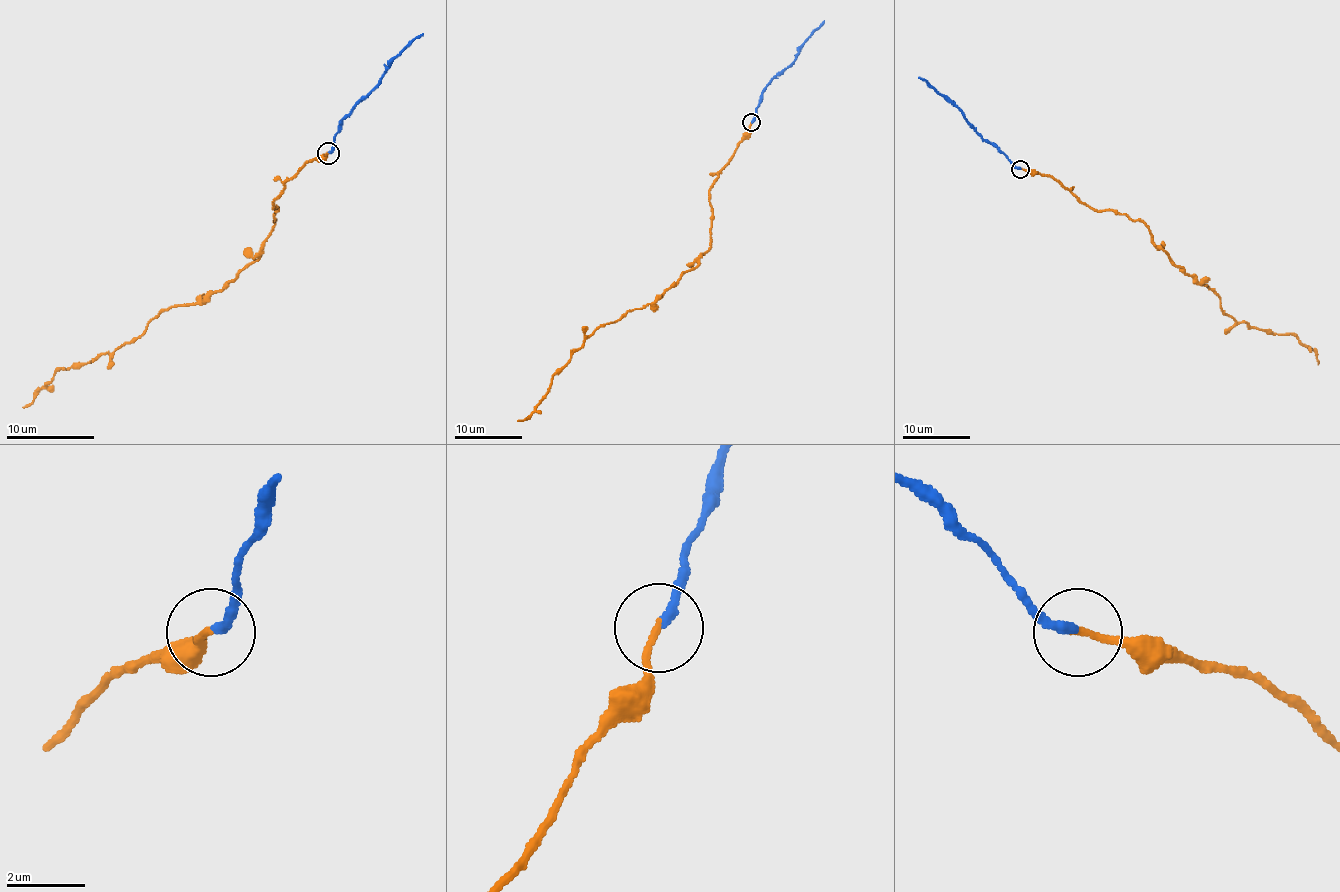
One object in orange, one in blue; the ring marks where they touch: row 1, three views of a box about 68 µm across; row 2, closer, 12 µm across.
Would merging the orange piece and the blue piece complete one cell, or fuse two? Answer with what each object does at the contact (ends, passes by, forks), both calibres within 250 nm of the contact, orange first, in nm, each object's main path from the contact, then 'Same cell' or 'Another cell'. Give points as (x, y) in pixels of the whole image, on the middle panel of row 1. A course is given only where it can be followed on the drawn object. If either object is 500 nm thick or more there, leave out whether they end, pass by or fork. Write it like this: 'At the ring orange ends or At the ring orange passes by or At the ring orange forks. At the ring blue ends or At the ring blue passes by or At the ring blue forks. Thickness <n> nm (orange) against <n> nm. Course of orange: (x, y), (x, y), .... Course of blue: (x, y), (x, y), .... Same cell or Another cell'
At the ring orange ends. At the ring blue ends. Thickness 160 nm (orange) against 240 nm. Course of orange: (751, 123), (709, 190), (711, 242), (699, 263), (652, 303), (598, 327), (554, 375), (527, 418), (517, 421). Course of blue: (751, 123), (763, 89), (791, 64), (798, 49), (823, 20). Same cell

